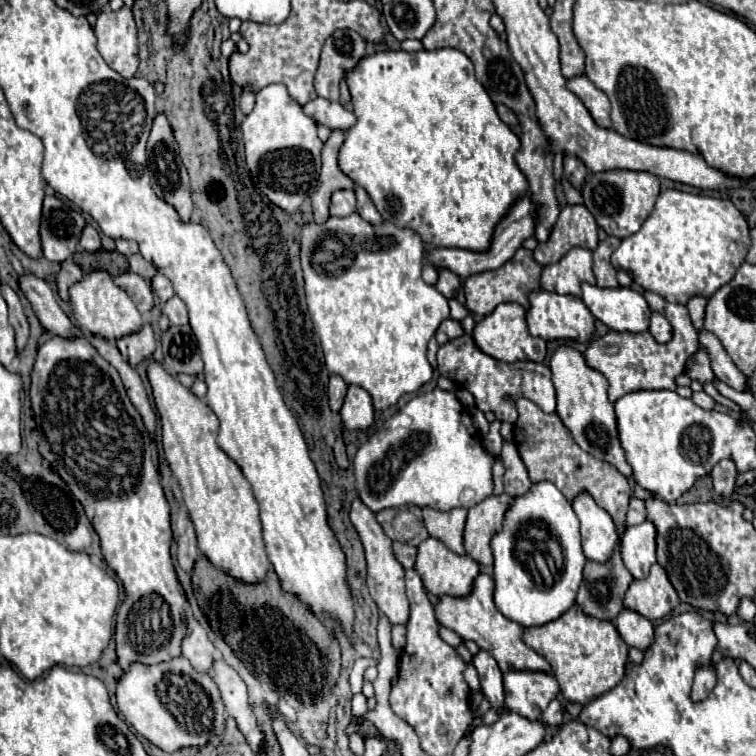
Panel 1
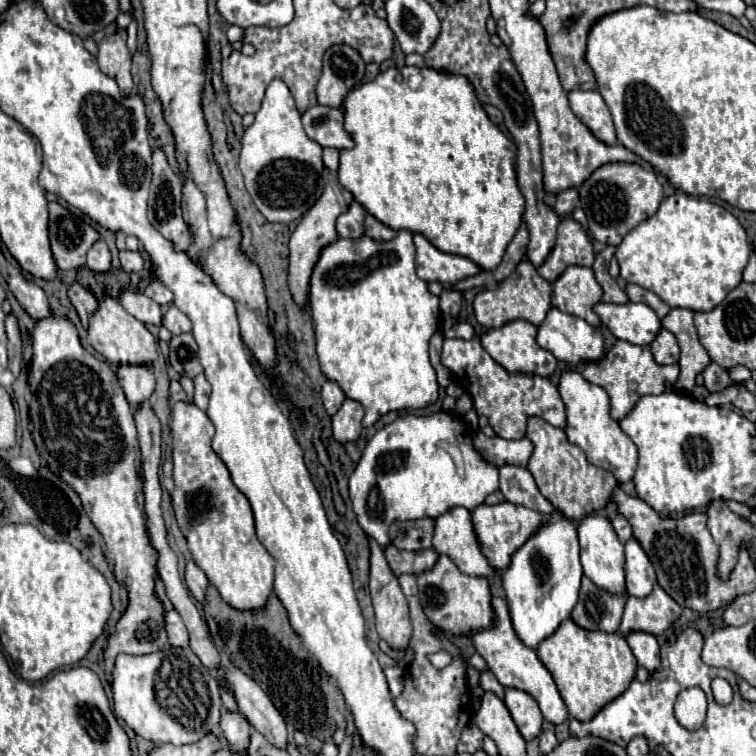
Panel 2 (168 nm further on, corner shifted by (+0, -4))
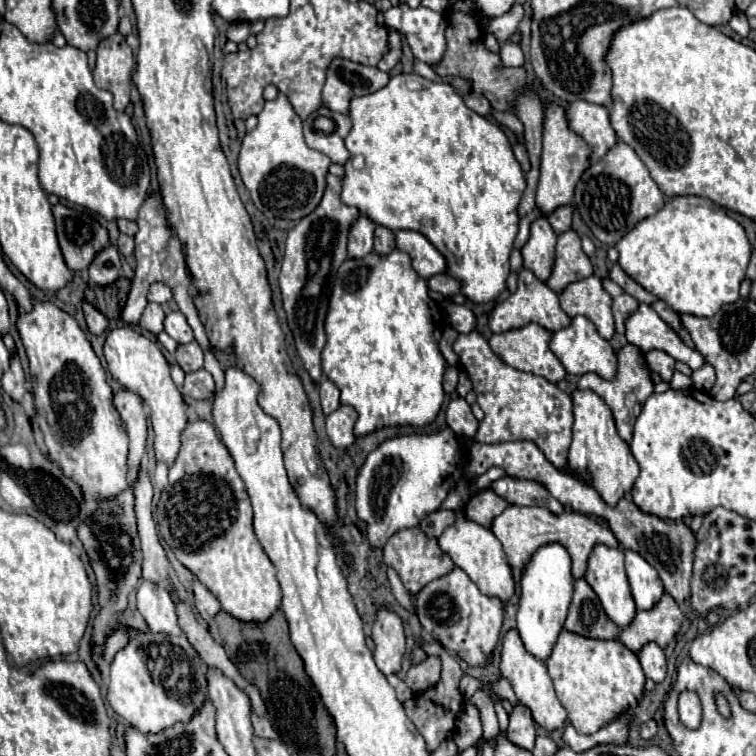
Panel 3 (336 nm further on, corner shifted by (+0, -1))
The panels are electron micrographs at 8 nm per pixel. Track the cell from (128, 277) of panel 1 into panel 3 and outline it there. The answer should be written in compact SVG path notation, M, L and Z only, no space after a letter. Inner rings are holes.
M147 303L143 317L141 317L141 329L147 329L147 331L157 335L163 331L163 319L165 319L165 313L163 313L161 305Z

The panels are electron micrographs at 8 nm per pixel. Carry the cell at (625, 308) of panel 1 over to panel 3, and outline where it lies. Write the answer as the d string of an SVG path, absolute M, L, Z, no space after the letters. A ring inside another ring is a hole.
M641 303L637 313L633 313L627 319L627 341L635 347L639 347L643 353L651 349L665 351L675 361L681 361L689 365L691 369L701 369L707 361L705 357L695 349L681 341L681 337L655 313L649 305Z

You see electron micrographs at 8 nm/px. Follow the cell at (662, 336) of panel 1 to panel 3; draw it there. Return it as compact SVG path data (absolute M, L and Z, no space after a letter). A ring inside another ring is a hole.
M649 351L649 353L645 353L645 361L647 361L649 369L655 371L655 373L659 373L665 383L671 381L673 367L675 367L675 359L671 359L671 357L669 357L667 353L663 353L663 351Z

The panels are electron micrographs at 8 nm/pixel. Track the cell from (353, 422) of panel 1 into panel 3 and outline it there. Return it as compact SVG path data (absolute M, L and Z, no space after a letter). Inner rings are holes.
M341 405L327 417L327 433L335 447L349 447L355 441L353 425L357 421L357 411L349 405Z

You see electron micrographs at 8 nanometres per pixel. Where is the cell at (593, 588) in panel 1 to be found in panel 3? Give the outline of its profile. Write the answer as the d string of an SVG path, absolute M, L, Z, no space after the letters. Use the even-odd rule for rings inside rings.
M585 579L575 581L565 629L591 639L615 639L619 635L619 629L607 619L599 597Z

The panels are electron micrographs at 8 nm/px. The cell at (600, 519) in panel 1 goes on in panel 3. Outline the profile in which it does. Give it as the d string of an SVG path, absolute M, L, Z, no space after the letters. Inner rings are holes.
M595 547L589 557L589 567L585 581L597 593L607 617L619 627L625 629L635 613L637 607L631 597L629 581L623 567L623 553L611 547Z

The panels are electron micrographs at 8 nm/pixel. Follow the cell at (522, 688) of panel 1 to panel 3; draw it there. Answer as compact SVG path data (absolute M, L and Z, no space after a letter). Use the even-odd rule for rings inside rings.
M519 705L513 709L513 713L509 717L507 739L521 749L527 749L527 751L533 749L533 745L535 745L535 723L533 723L527 707Z

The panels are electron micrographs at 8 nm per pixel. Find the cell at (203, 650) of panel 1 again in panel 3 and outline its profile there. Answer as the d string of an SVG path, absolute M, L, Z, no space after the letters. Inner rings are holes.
M143 579L137 587L137 609L147 621L149 629L165 635L181 635L175 619L175 603L167 589Z

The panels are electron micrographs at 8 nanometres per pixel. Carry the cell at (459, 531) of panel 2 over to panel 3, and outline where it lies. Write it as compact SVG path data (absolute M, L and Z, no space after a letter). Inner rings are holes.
M457 511L457 521L439 535L439 547L453 559L453 563L459 569L463 569L469 575L469 579L479 587L483 595L497 597L503 603L507 603L513 597L515 579L499 539L495 539L495 535L489 529L465 519L463 511Z

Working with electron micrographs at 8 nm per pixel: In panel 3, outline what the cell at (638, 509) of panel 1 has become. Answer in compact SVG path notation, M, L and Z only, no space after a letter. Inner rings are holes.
M509 505L491 525L491 531L495 533L495 537L501 541L505 555L507 555L507 563L511 565L511 569L521 571L525 569L525 565L529 563L531 555L549 543L559 543L567 549L569 557L571 557L571 575L573 579L581 579L585 577L587 571L587 559L593 553L595 545L607 545L607 547L617 547L617 539L613 535L613 531L601 523L599 519L575 513L575 511L565 511L561 515L555 515L543 507L517 507L517 505Z

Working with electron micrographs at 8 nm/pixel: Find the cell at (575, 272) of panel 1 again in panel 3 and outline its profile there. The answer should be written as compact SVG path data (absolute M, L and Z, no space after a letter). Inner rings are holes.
M595 275L571 283L561 295L561 309L569 317L583 315L595 323L603 339L611 339L615 333L615 321L611 315L611 295L603 289L601 279Z

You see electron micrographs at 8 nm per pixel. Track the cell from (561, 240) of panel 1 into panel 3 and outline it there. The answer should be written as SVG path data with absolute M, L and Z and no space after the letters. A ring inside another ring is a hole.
M565 231L563 235L559 235L555 267L547 285L555 293L561 293L569 283L581 281L591 275L593 275L593 267L589 257L581 249L579 235L575 231Z

